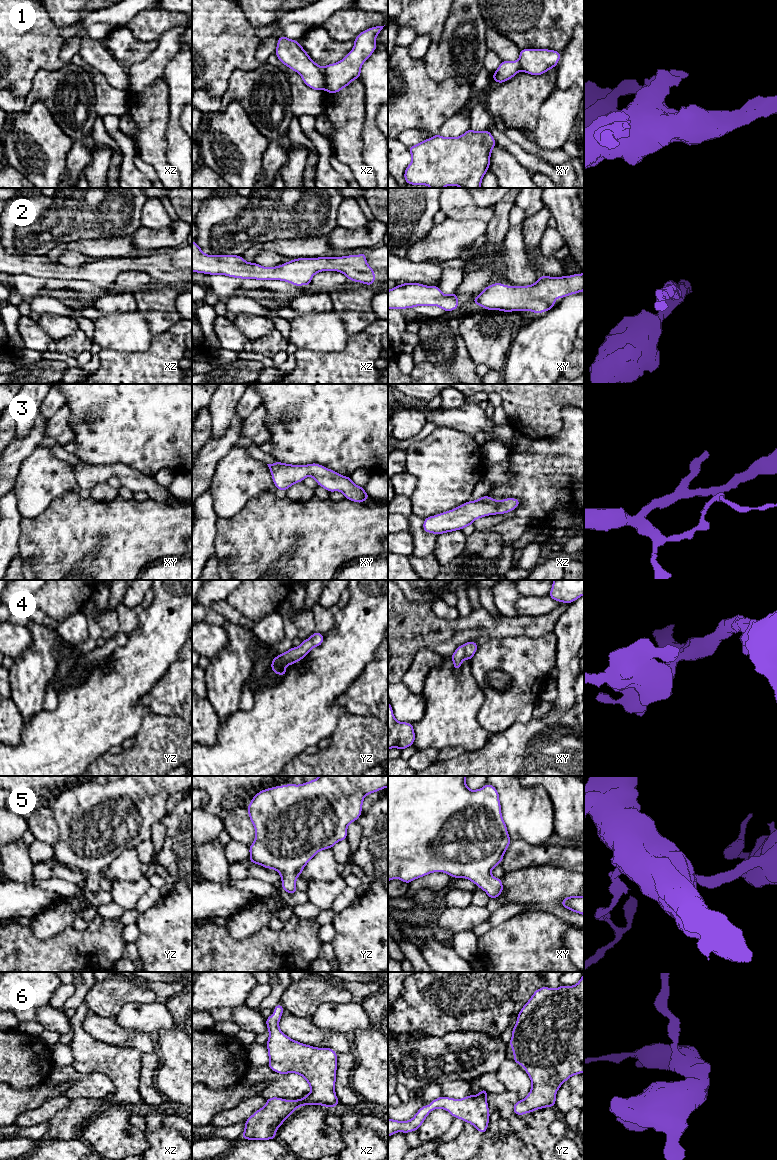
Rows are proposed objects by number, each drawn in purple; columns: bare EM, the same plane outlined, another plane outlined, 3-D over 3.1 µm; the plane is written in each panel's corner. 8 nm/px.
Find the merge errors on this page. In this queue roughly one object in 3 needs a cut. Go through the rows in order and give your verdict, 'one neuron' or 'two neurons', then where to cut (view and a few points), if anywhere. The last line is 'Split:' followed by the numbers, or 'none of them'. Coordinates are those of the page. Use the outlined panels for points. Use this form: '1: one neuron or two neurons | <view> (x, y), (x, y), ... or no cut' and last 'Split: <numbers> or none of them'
1: two neurons | xz (321, 67), (324, 73), (325, 88)
2: one neuron | no cut
3: one neuron | no cut
4: one neuron | no cut
5: one neuron | no cut
6: one neuron | no cut
Split: 1

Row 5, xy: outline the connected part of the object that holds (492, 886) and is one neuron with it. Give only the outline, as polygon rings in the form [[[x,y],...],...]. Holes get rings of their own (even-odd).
[[[388,776],[388,882],[400,879],[410,883],[433,872],[444,872],[453,878],[466,878],[484,890],[490,899],[495,899],[502,894],[502,880],[491,875],[492,869],[501,864],[506,849],[511,843],[506,824],[502,818],[501,804],[497,789],[491,784],[486,784],[478,790],[470,790],[466,786],[467,776]]]

